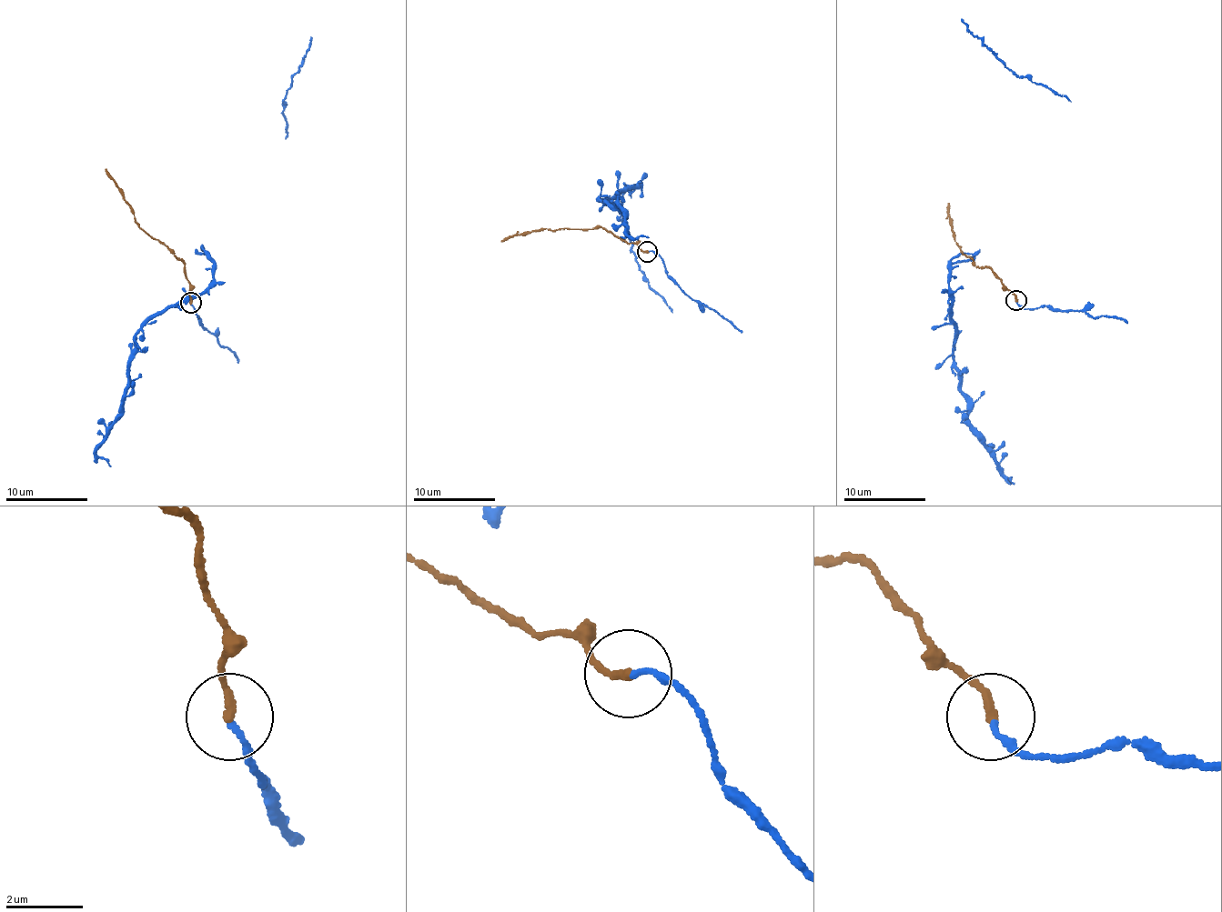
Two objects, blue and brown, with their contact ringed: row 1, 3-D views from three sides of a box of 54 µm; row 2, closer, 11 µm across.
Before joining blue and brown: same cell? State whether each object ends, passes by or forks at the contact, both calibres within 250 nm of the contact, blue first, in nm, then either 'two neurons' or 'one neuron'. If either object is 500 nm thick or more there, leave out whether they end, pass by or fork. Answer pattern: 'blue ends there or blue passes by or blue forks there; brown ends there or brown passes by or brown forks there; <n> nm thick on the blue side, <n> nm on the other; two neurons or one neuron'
blue ends there; brown ends there; 130 nm thick on the blue side, 200 nm on the other; one neuron

